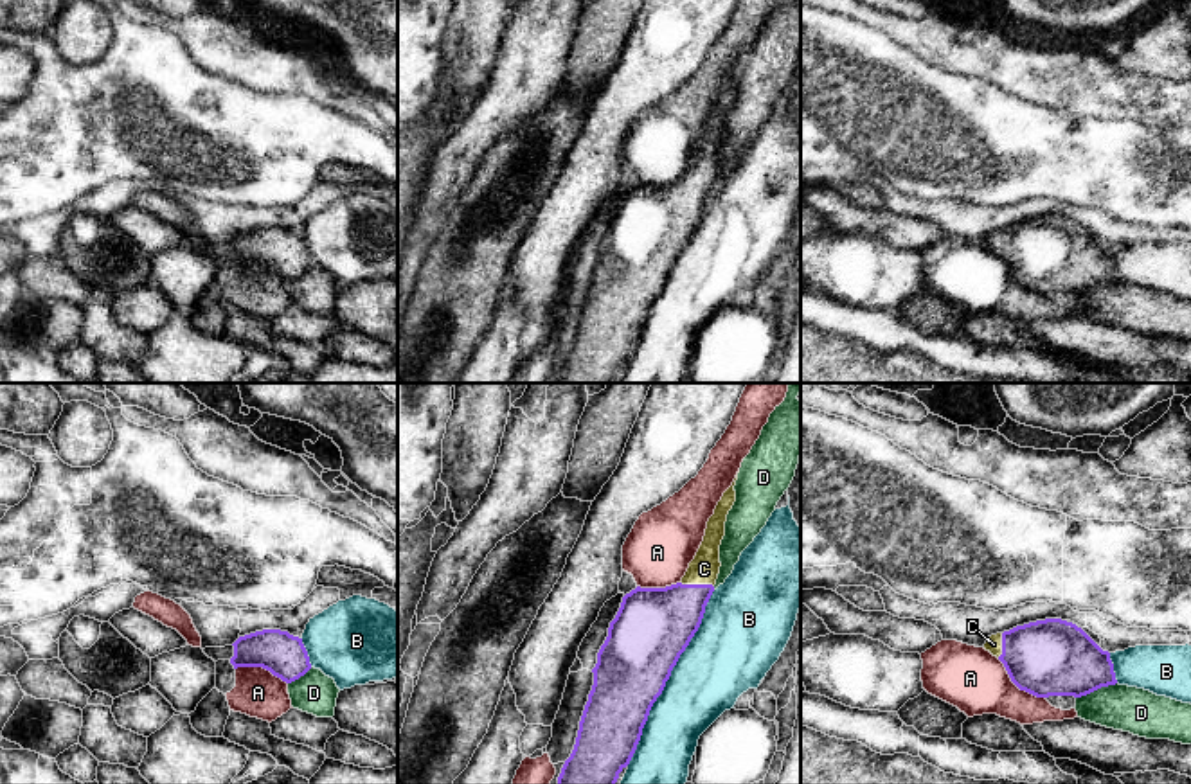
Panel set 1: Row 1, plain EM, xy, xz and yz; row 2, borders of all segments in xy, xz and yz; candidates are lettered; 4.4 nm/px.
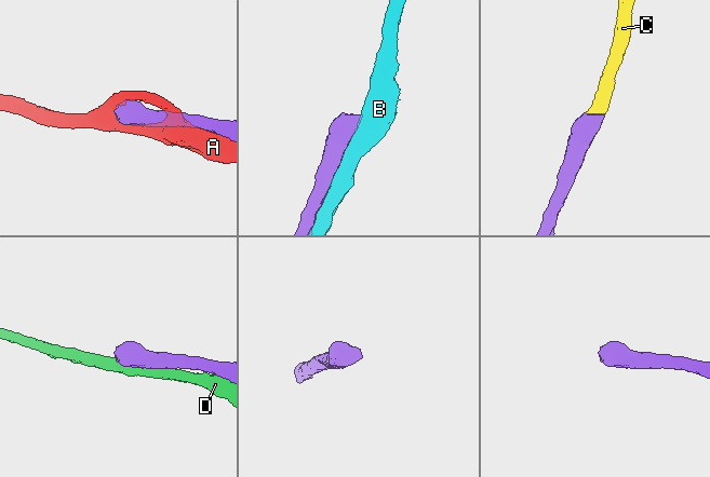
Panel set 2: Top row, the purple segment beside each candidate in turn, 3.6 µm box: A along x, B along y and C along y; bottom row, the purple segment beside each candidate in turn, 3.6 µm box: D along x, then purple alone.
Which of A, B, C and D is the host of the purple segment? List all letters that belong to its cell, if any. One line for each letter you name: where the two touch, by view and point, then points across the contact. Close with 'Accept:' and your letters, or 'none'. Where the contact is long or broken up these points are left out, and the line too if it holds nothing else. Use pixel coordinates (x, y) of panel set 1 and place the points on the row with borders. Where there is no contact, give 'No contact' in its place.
C: Touches purple at xz (697, 585)
Accept: C

